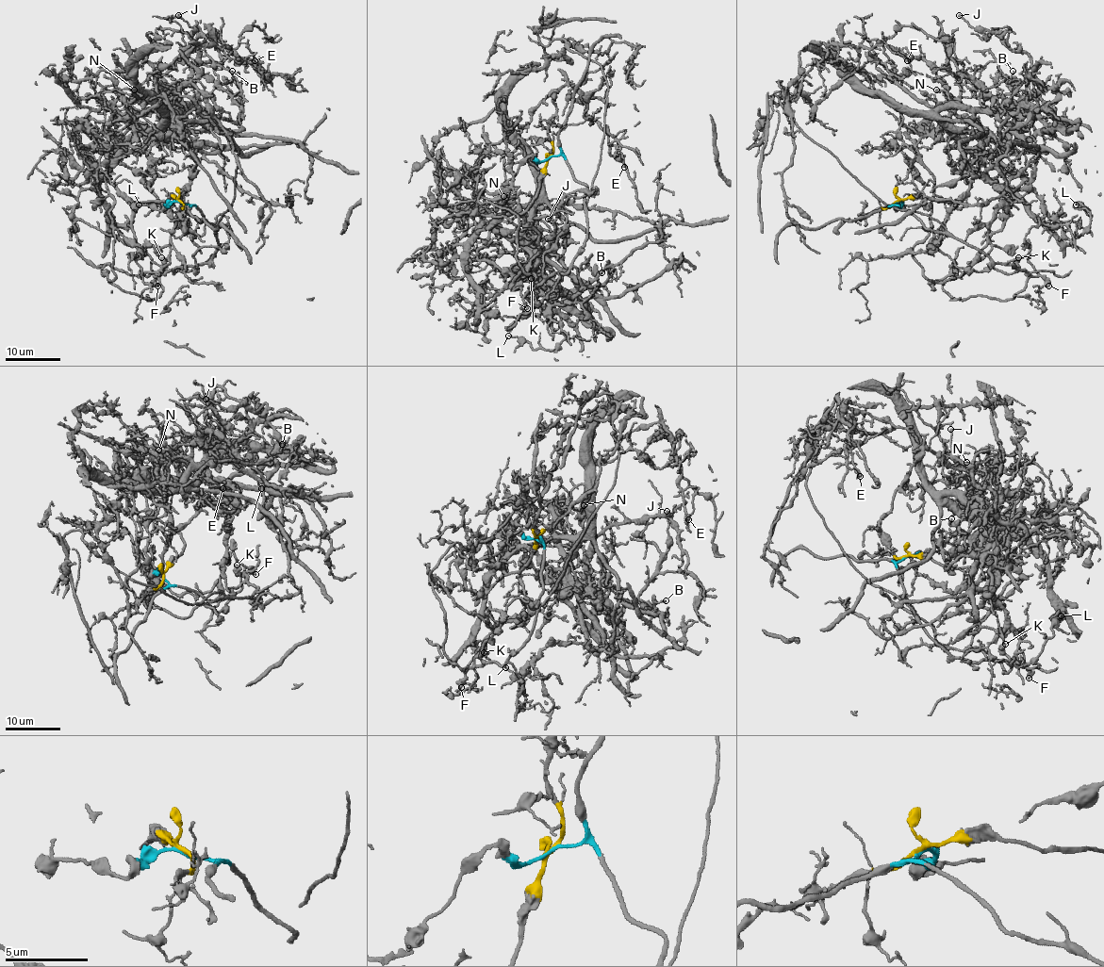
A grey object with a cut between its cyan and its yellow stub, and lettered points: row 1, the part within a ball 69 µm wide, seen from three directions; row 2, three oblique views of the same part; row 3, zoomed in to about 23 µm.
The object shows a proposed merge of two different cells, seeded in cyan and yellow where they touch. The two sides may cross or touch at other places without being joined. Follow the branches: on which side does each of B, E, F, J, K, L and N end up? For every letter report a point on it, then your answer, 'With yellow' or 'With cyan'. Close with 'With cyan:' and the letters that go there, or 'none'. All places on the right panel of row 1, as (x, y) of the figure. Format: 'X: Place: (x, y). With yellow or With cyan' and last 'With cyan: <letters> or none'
B: Place: (1013, 71). With yellow
E: Place: (907, 60). With yellow
F: Place: (1048, 286). With cyan
J: Place: (959, 15). With yellow
K: Place: (1018, 257). With cyan
L: Place: (1076, 204). With yellow
N: Place: (936, 90). With yellow
With cyan: F, K

